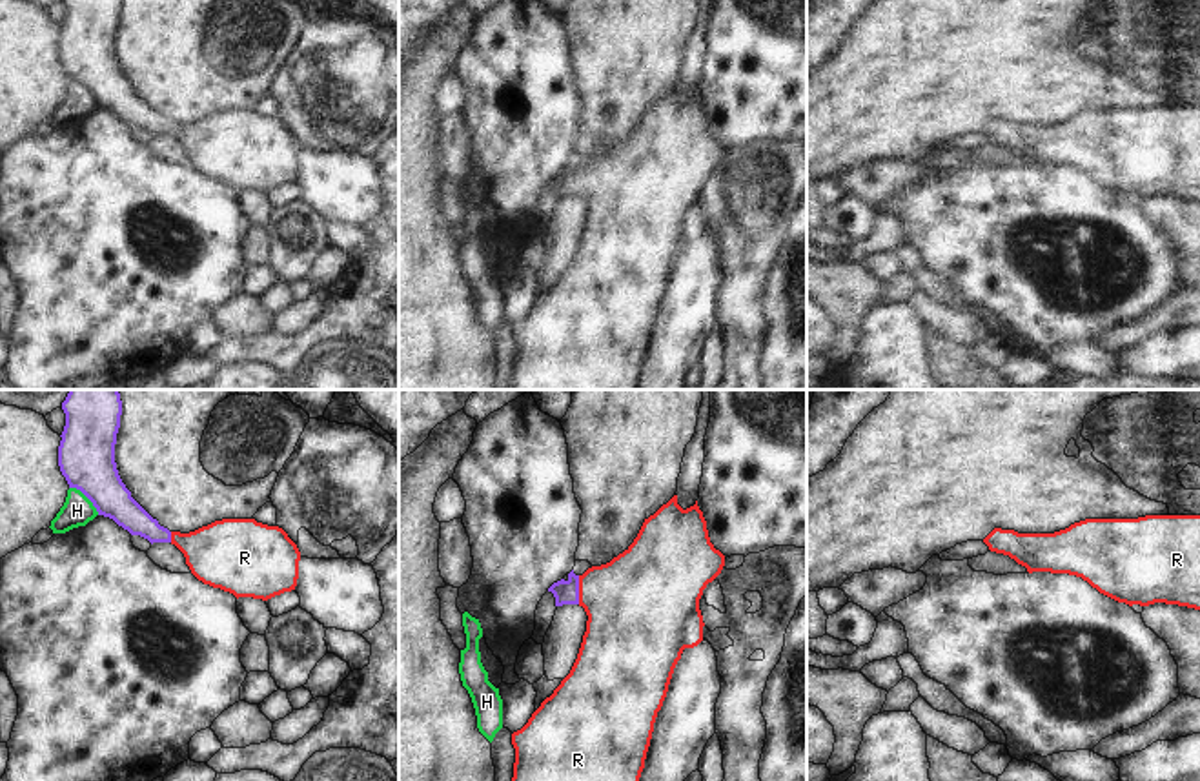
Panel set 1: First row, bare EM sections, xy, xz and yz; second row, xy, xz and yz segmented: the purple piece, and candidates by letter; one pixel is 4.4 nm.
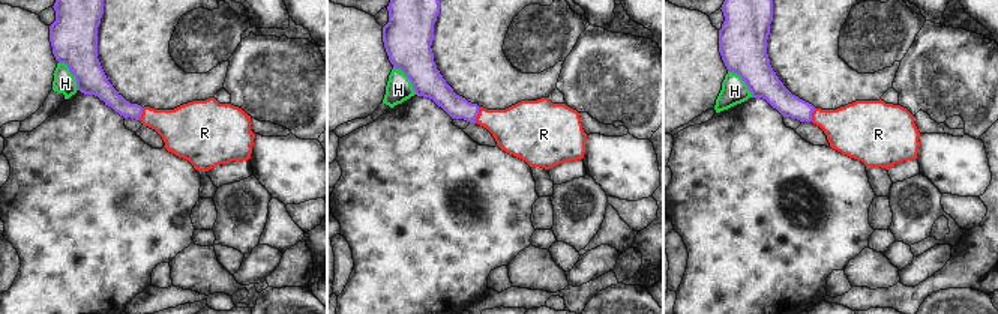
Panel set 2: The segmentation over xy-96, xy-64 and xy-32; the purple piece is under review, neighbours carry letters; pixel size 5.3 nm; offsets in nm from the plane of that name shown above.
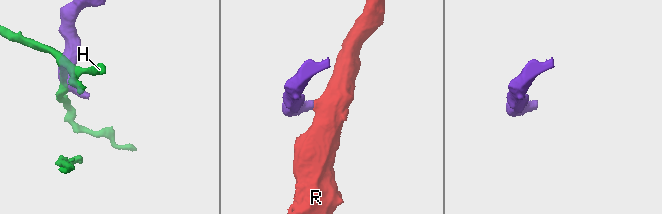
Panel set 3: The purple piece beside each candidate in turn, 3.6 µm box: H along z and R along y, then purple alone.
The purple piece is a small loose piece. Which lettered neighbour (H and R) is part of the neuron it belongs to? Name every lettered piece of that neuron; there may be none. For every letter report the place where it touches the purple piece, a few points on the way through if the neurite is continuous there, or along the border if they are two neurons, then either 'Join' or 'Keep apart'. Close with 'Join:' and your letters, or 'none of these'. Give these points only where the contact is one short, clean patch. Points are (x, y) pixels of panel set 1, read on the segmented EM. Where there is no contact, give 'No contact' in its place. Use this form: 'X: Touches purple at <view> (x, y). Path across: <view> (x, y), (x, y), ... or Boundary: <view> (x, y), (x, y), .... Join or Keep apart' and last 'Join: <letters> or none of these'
H: Touches purple at xy (86, 496). Boundary: xy (70, 486), (75, 486), (99, 514). Keep apart
R: Touches purple at xz (578, 590). Path across: xz (567, 592), (578, 590), (603, 590), (632, 603). Join
Join: R.

